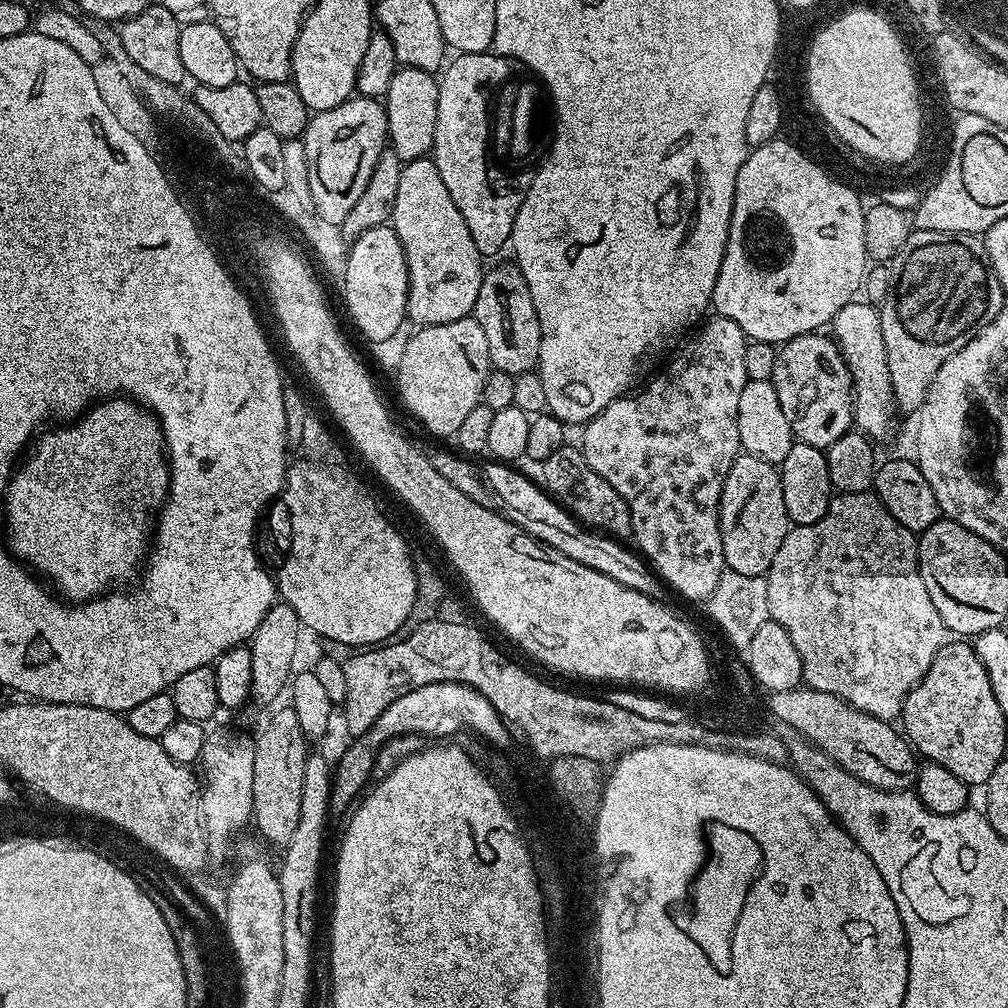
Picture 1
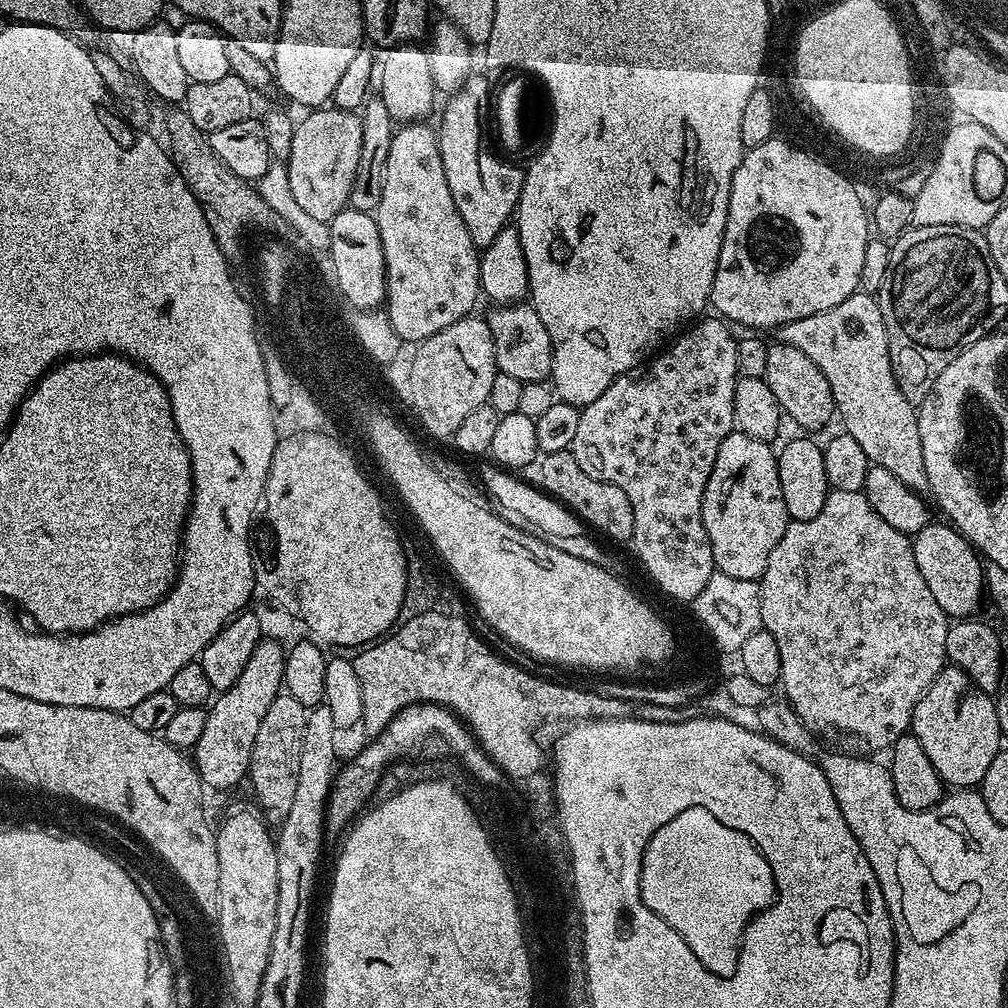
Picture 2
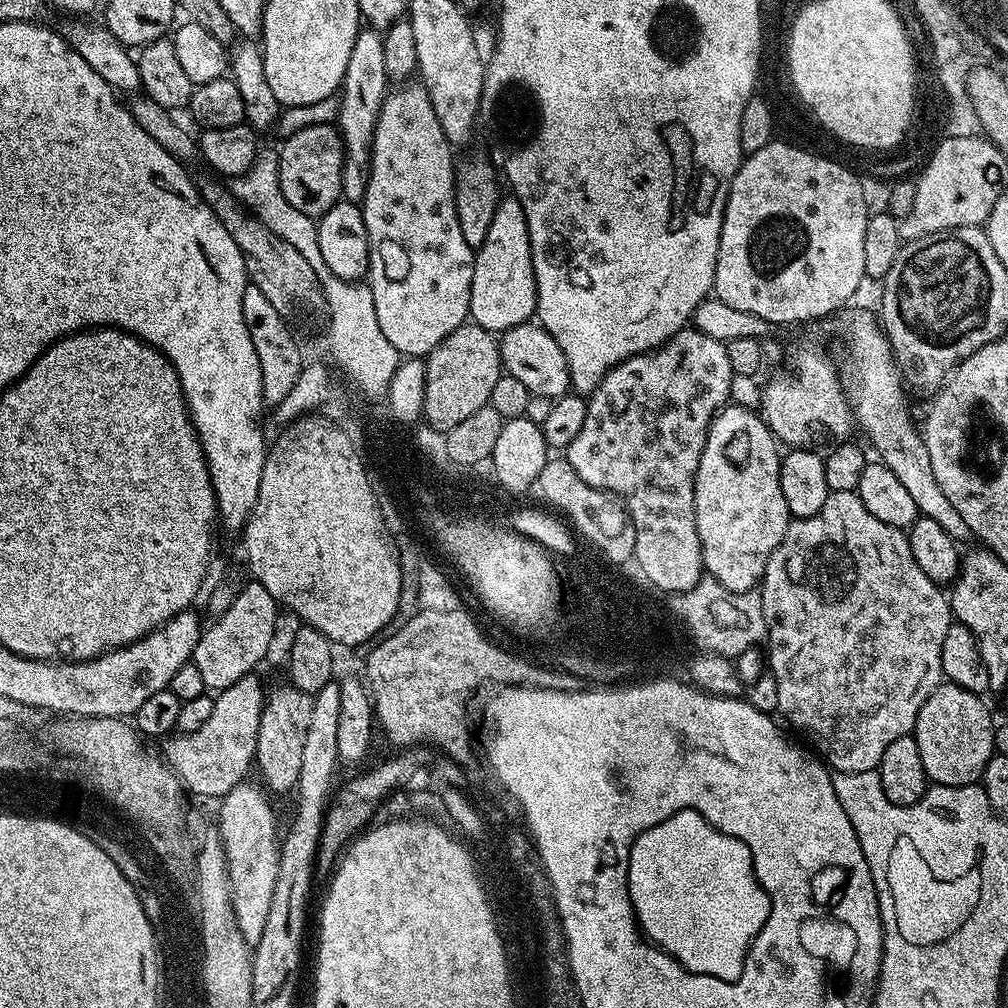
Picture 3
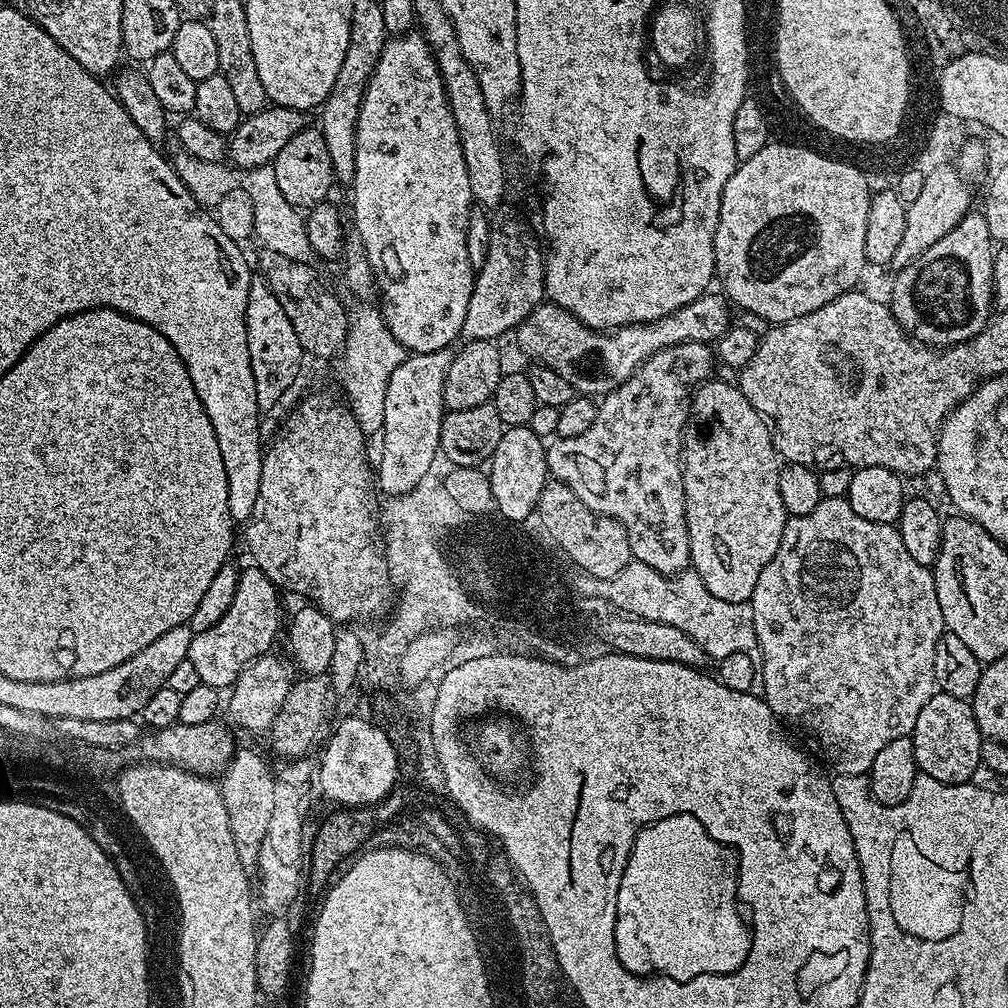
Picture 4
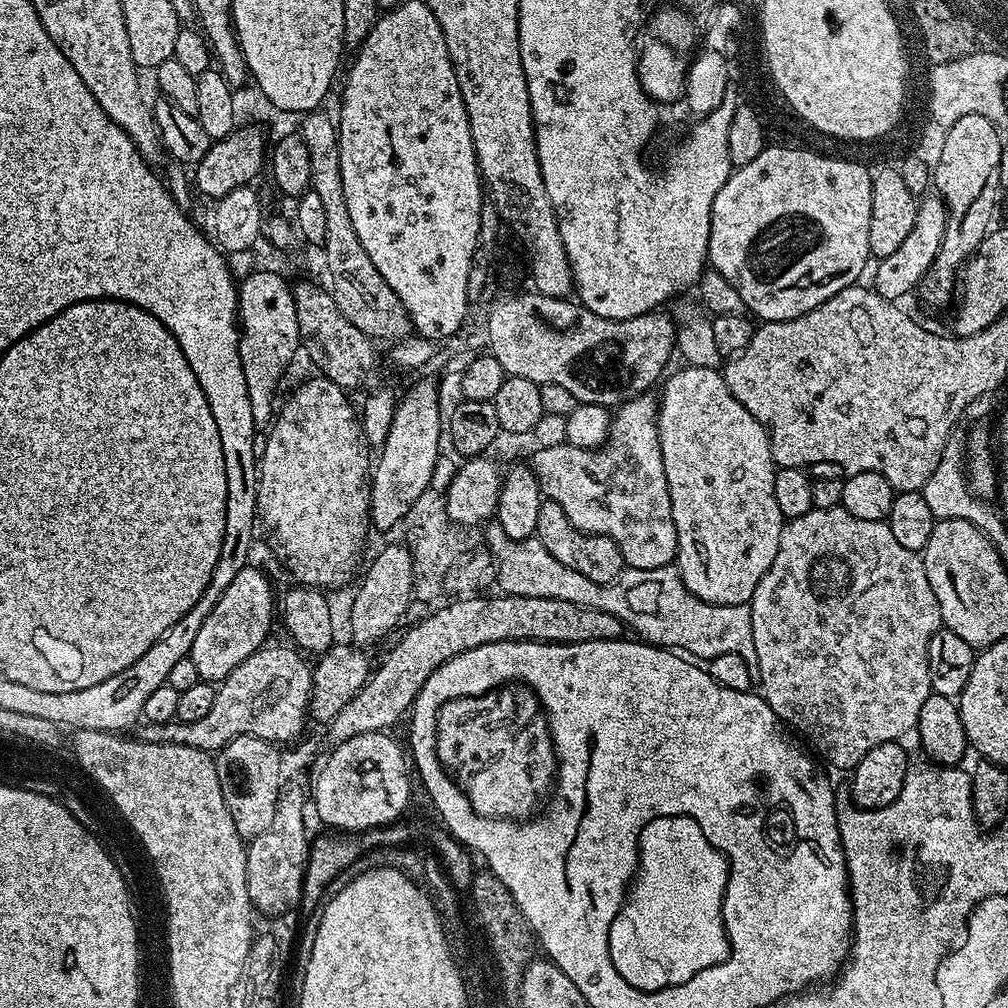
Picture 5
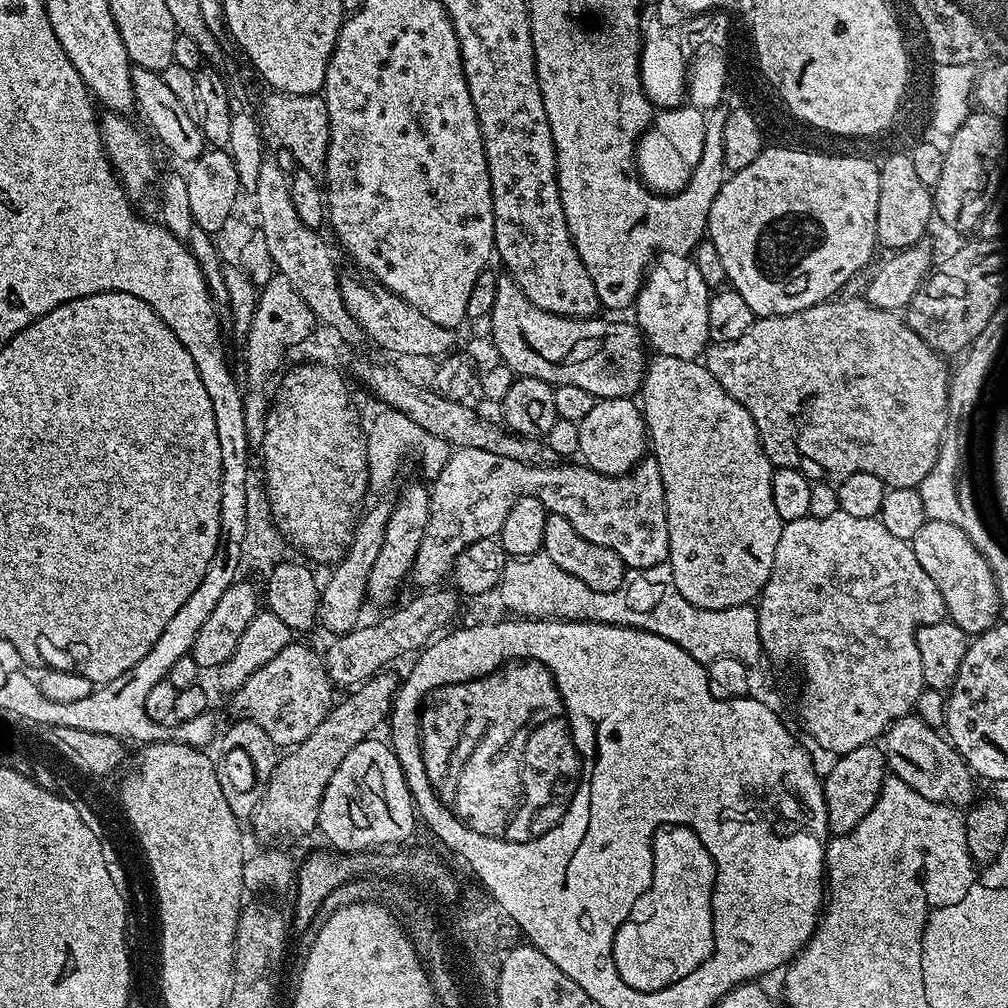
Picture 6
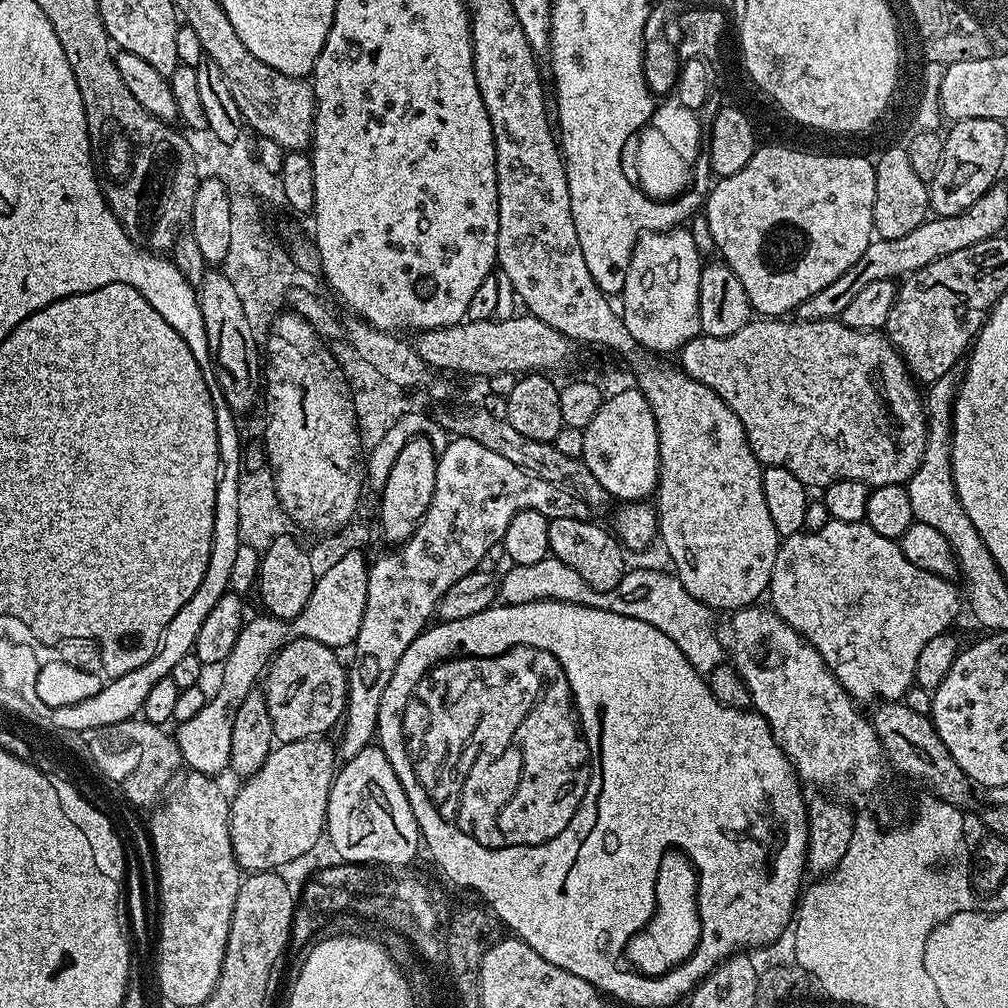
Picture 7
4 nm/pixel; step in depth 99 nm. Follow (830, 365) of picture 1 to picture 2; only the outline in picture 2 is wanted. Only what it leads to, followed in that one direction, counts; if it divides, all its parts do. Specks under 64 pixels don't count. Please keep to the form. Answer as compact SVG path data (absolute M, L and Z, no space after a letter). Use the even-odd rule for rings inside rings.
M771 343L767 350L766 374L763 376L781 411L788 415L802 428L816 430L822 427L835 413L832 391L825 376L818 366L807 358L806 354L794 346Z

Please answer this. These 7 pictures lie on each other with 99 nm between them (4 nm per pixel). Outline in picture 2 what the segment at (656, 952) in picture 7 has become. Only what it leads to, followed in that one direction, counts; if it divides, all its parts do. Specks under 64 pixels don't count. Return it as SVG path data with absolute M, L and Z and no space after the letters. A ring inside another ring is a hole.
M690 807L682 813L676 815L667 824L660 827L655 834L651 836L650 842L644 848L643 862L640 867L640 896L643 899L645 906L651 910L652 913L658 914L663 921L671 926L676 933L683 939L691 952L704 966L708 972L713 973L718 977L728 979L737 970L737 958L740 956L740 942L744 937L745 926L753 919L757 912L762 912L768 908L775 900L776 883L773 880L773 871L770 870L769 862L764 855L761 854L760 848L753 840L746 835L744 831L734 830L733 827L726 826L725 823L718 821L710 810L705 807Z

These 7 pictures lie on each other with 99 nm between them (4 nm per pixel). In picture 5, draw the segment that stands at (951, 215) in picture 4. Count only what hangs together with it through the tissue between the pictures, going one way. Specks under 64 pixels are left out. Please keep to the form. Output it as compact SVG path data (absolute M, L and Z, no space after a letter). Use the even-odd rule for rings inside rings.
M928 194L917 203L917 217L914 218L913 229L902 242L898 250L889 257L881 259L876 265L876 273L870 281L871 287L882 298L893 302L903 301L907 292L917 291L920 279L928 272L928 267L934 262L934 258L940 249L940 243L944 241L944 224L948 221L948 214L943 200L939 195Z

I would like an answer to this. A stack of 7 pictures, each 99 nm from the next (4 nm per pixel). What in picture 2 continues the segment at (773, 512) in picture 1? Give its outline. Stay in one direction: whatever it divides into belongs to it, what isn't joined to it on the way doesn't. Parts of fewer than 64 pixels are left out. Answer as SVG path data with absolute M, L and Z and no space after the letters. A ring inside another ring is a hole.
M733 430L724 439L722 446L718 446L718 458L706 482L702 498L702 522L710 538L710 550L716 563L715 571L730 574L730 578L759 581L766 570L766 562L770 562L774 546L782 542L782 534L786 534L786 526L790 522L786 502L782 498L782 486L778 482L777 453L774 448L772 452L772 447L769 442Z

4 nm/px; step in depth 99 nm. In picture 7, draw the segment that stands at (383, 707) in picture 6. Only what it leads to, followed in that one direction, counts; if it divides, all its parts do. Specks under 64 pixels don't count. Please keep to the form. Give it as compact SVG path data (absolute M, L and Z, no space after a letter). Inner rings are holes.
M328 738L299 740L289 744L277 743L272 753L262 762L257 772L247 777L244 784L231 797L229 810L229 836L233 844L233 856L245 873L270 872L283 869L283 864L304 856L326 832L328 792L338 771L338 748Z

